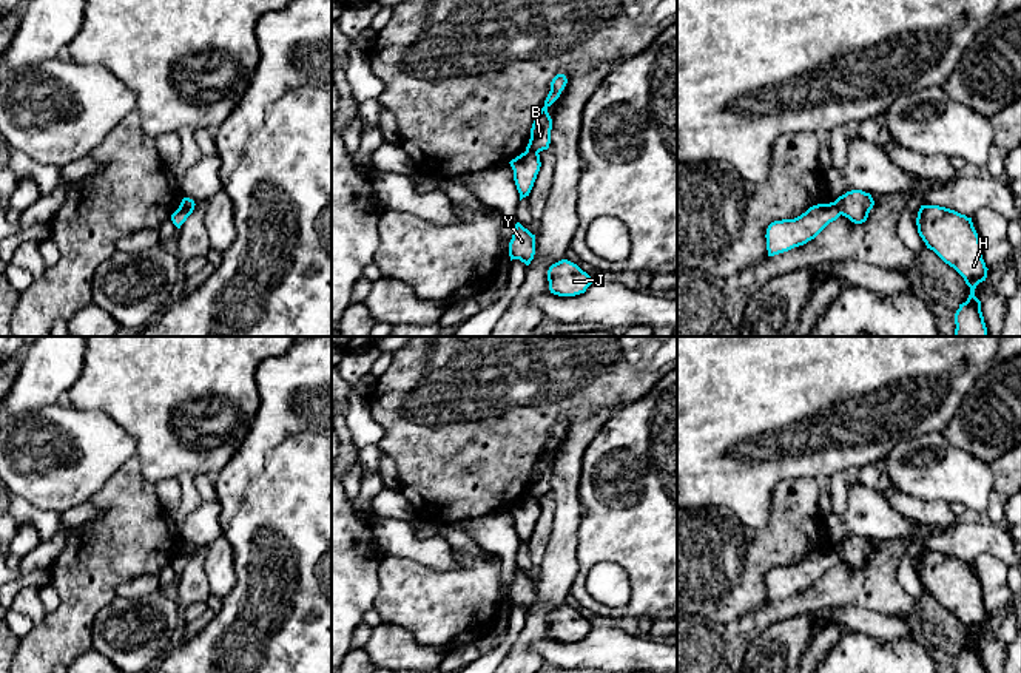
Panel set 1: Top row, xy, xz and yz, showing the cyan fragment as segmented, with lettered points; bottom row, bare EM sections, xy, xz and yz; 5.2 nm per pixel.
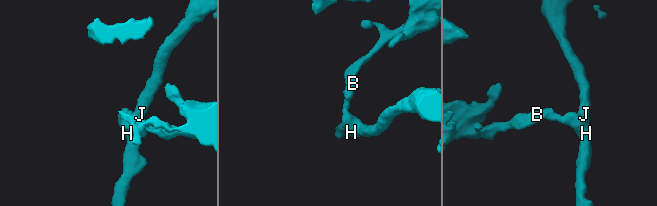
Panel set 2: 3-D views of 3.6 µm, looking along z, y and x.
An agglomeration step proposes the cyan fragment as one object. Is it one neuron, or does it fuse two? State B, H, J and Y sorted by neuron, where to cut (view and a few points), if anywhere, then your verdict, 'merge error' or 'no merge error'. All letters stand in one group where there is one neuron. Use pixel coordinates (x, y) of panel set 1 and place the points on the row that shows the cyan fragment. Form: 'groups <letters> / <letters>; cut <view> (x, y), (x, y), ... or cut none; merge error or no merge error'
groups B / H J Y; cut xz (526, 150), (537, 153); merge error

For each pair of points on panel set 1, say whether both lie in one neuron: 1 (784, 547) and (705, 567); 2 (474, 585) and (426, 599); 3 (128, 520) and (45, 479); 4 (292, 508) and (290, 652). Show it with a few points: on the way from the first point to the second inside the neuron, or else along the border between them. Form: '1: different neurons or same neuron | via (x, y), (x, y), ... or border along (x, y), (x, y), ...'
1: same neuron | via (764, 548), (725, 562)
2: same neuron | via (461, 598), (438, 599)
3: different neurons | border along (114, 474), (90, 500)
4: same neuron | via (303, 544), (301, 616)

